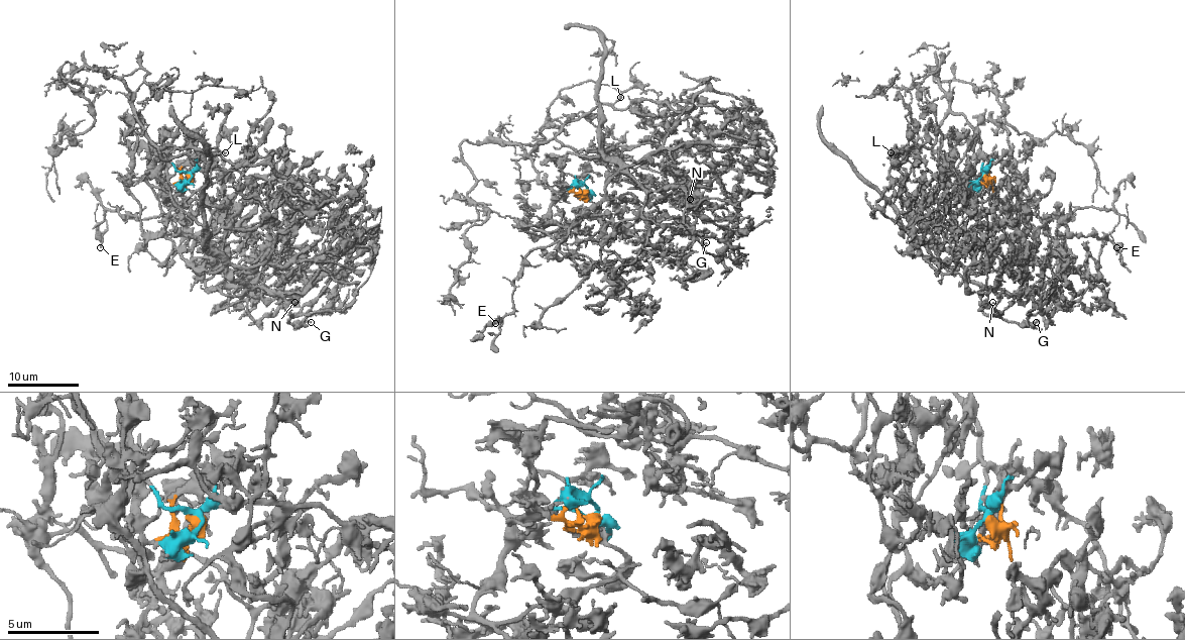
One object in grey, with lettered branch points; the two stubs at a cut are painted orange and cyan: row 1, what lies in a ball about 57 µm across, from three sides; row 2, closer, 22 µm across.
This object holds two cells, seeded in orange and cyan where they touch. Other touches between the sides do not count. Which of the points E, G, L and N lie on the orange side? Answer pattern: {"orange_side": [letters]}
{"orange_side": ["G", "N"]}

